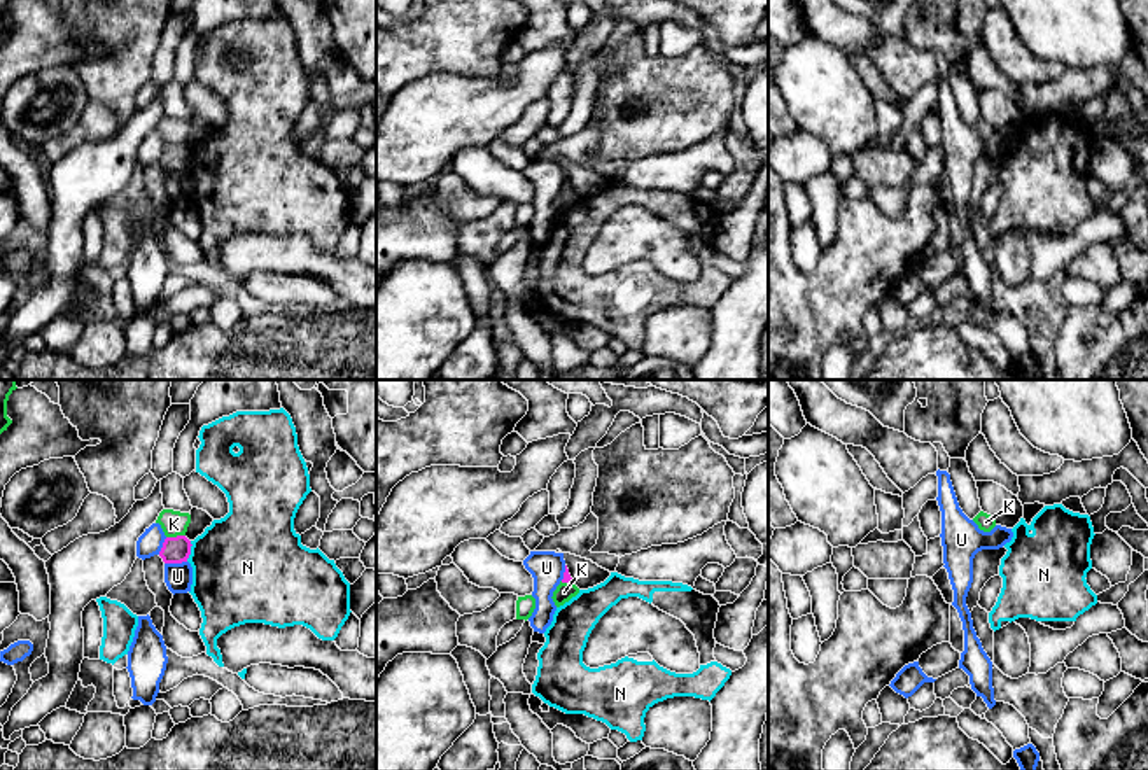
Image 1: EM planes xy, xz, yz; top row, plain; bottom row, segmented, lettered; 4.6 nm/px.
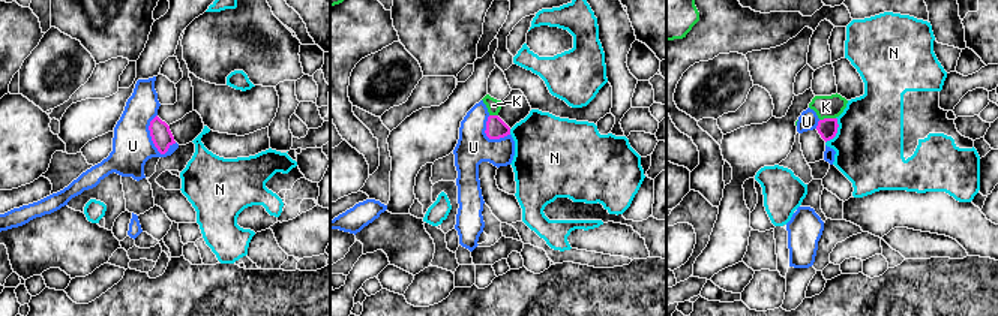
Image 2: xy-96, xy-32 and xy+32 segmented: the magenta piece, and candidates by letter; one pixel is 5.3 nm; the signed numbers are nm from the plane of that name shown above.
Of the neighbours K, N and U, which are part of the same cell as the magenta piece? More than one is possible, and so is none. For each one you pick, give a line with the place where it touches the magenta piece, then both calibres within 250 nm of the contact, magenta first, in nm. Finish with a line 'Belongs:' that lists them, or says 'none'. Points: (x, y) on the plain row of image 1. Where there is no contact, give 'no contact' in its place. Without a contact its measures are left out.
Belongs: none

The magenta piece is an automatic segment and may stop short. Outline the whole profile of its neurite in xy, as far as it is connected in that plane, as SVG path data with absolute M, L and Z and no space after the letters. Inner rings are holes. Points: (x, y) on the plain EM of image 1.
M186 144L166 145L159 164L164 172L182 172L187 170L191 163L191 149Z

